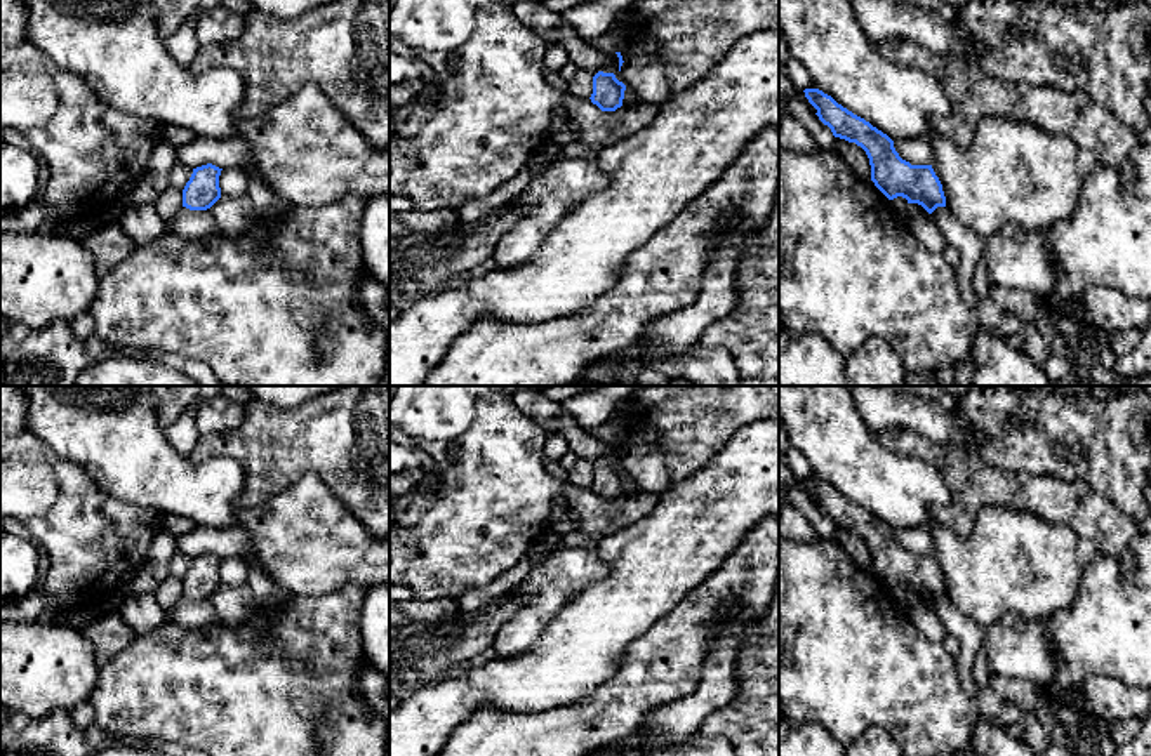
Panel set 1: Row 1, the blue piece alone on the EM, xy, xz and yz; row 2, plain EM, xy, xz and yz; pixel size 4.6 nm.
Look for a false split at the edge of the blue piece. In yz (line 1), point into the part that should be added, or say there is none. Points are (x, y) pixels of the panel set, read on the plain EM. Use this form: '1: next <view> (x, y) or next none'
1: next none

